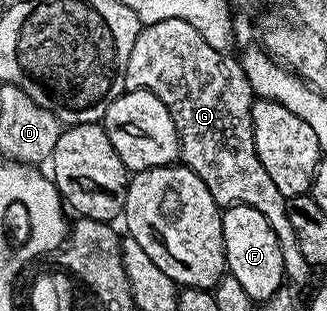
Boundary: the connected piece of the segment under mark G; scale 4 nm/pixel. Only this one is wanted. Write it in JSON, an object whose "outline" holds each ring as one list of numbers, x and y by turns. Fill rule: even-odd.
{"outline":[[167,18,163,22,146,24,142,27,139,38,135,38,135,47,131,50,131,58,127,58,127,74,125,87,128,91,147,90,167,106,171,118,177,127,177,137,181,139,181,155,184,167,191,169,211,190,211,198,219,206,242,204,251,206,271,222,271,230,279,238,279,246,283,250,283,266,285,280,294,285,301,284,308,278,311,266,307,258,303,258,299,246,295,242,295,230,291,230,291,218,287,218,285,206,287,198,279,194,275,182,271,182,267,170,263,170,263,162,259,162,259,154,255,150,251,110,253,109,253,87,247,82,247,74,243,74,240,59,215,50,215,46,207,46,203,34,191,26,191,22,183,22,183,18]]}

